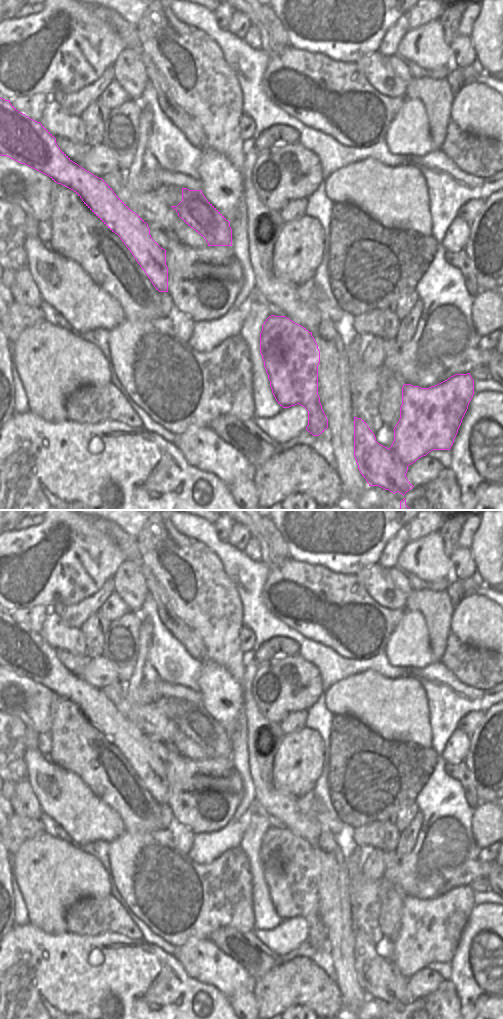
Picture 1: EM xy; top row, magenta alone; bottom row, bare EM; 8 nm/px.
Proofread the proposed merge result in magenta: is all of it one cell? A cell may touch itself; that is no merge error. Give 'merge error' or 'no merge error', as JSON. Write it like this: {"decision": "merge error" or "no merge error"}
{"decision": "merge error"}

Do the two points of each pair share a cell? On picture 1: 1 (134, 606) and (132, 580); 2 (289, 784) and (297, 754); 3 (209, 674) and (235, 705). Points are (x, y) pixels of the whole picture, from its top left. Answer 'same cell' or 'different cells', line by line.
1: same cell
2: same cell
3: same cell

